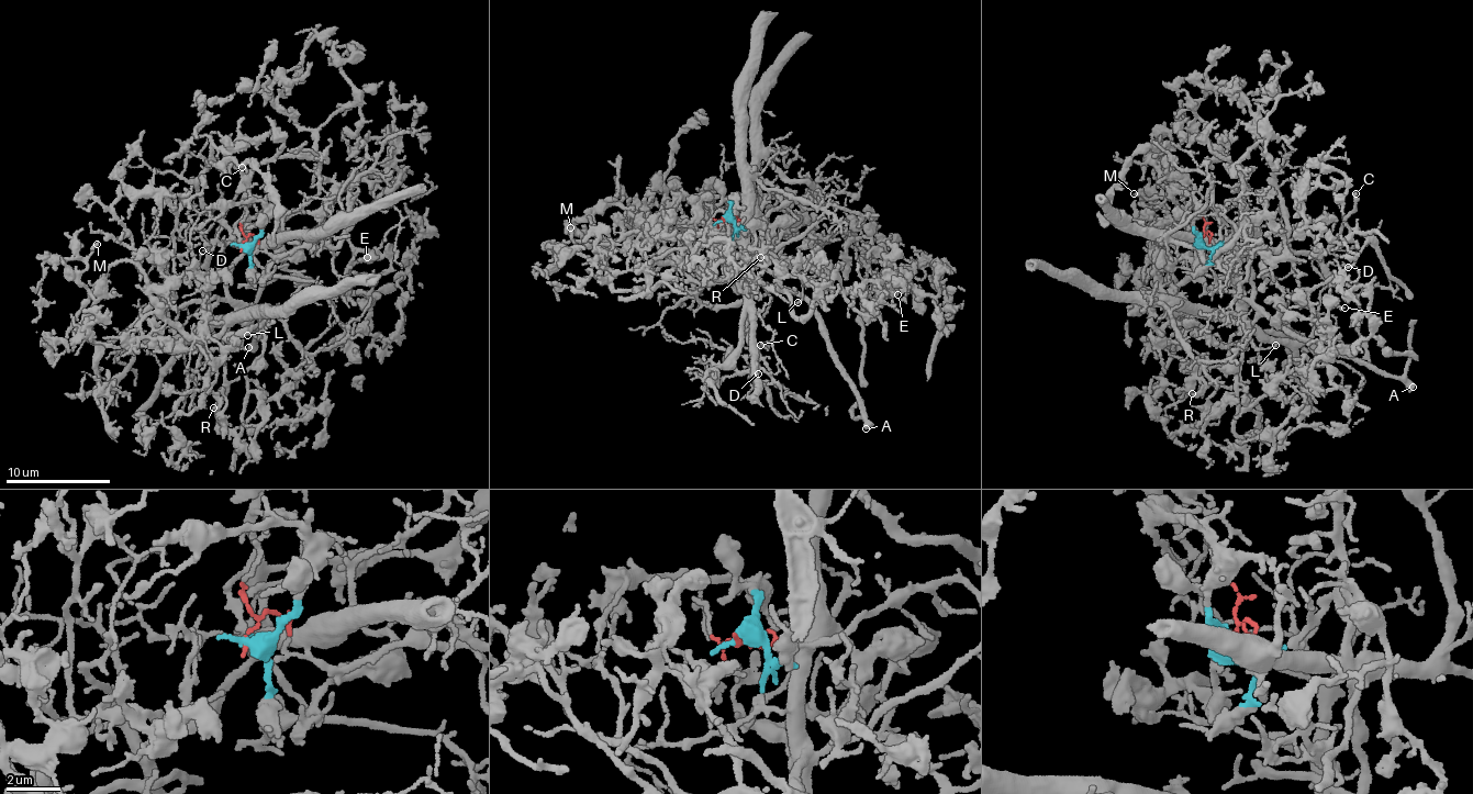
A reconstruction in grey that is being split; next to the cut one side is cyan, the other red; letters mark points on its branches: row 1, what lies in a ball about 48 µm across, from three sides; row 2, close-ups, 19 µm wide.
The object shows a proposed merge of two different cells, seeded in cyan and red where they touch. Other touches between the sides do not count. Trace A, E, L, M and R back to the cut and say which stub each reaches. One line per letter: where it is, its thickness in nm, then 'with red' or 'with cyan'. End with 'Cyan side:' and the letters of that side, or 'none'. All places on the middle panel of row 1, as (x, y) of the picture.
A: place (866, 428); calibre 500 nm; with cyan
E: place (897, 294); calibre 160 nm; with cyan
L: place (798, 302); calibre 110 nm; with cyan
M: place (570, 227); calibre 200 nm; with cyan
R: place (760, 257); calibre 190 nm; with cyan
Cyan side: A, E, L, M, R

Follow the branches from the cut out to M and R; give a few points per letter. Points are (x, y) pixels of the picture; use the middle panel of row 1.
M: (722, 222), (754, 283), (721, 264), (654, 266), (616, 291), (598, 256), (575, 250), (570, 226)
R: (722, 222), (734, 224), (726, 252), (752, 261), (748, 281), (781, 291), (776, 288), (768, 263), (760, 258)

